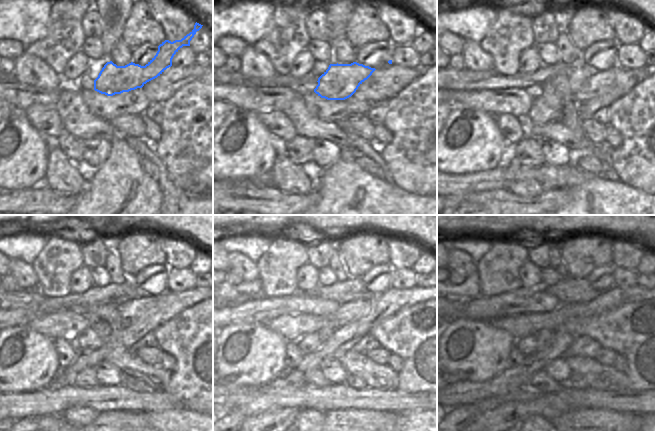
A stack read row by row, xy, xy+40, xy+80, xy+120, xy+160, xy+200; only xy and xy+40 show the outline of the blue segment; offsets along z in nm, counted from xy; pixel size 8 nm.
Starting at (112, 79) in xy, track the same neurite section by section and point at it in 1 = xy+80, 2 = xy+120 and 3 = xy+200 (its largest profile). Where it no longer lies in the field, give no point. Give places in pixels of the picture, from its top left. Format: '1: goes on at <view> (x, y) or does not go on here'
1: goes on at xy+80 (559, 90)
2: goes on at xy+120 (103, 329)
3: goes on at xy+200 (545, 338)

